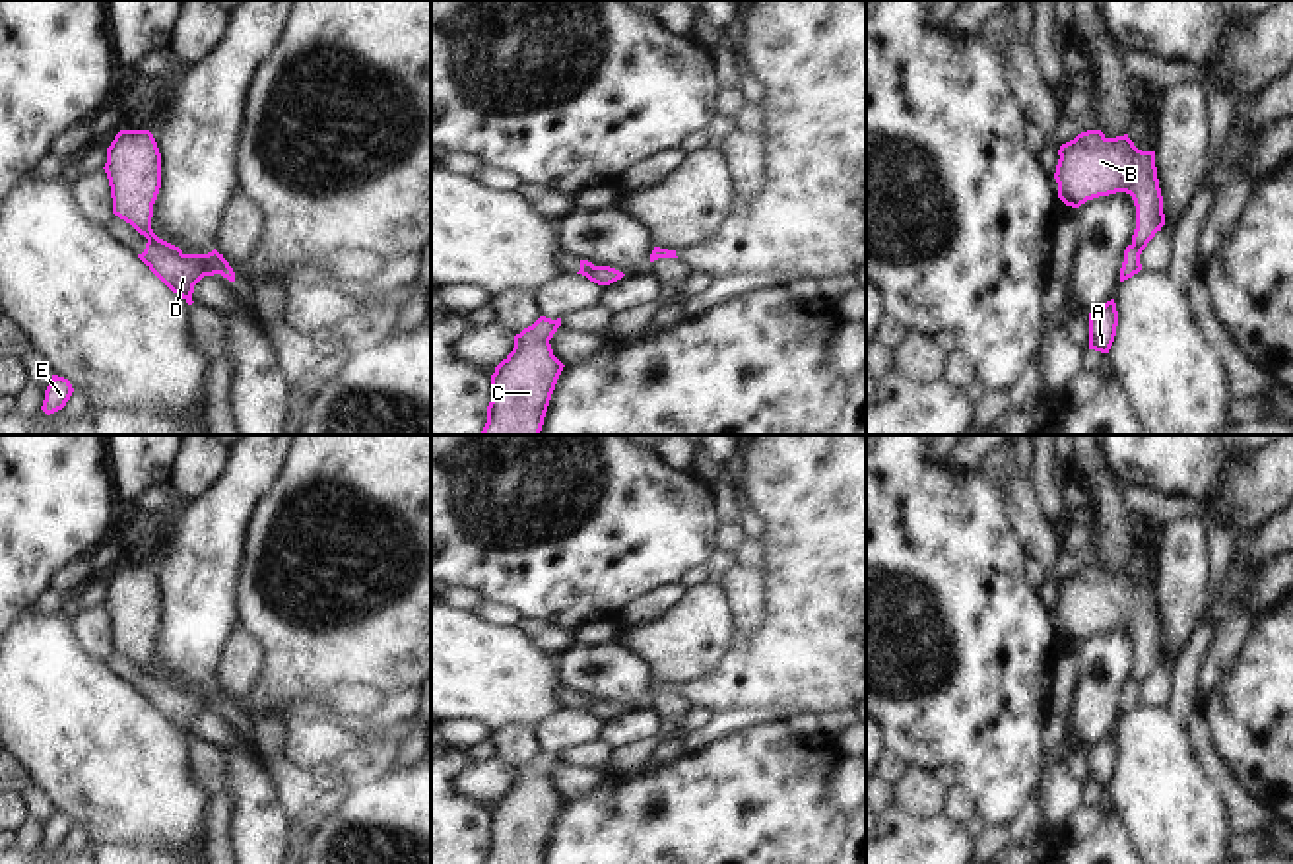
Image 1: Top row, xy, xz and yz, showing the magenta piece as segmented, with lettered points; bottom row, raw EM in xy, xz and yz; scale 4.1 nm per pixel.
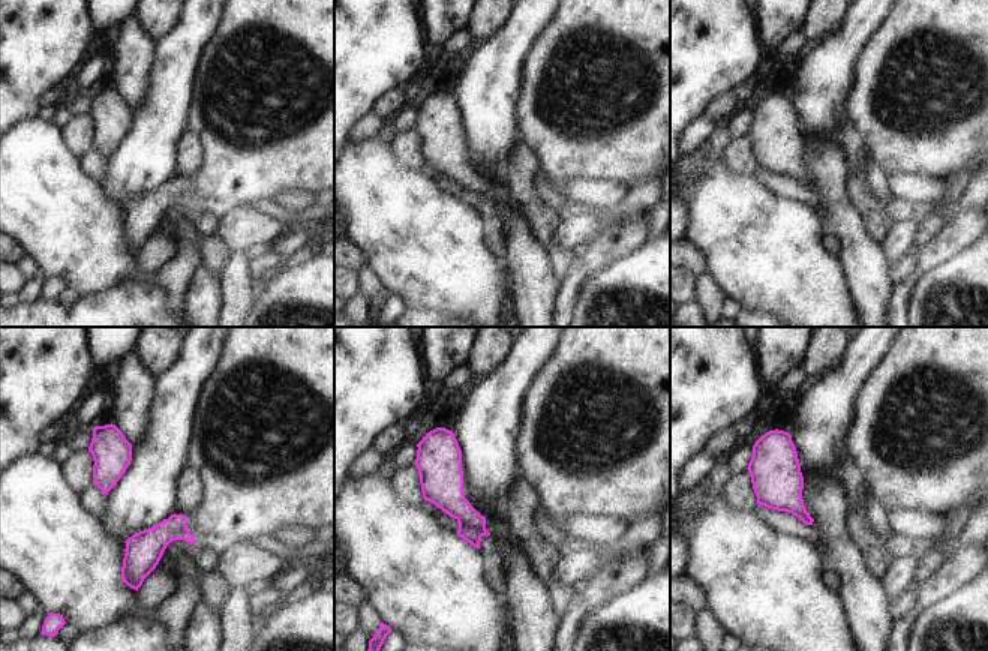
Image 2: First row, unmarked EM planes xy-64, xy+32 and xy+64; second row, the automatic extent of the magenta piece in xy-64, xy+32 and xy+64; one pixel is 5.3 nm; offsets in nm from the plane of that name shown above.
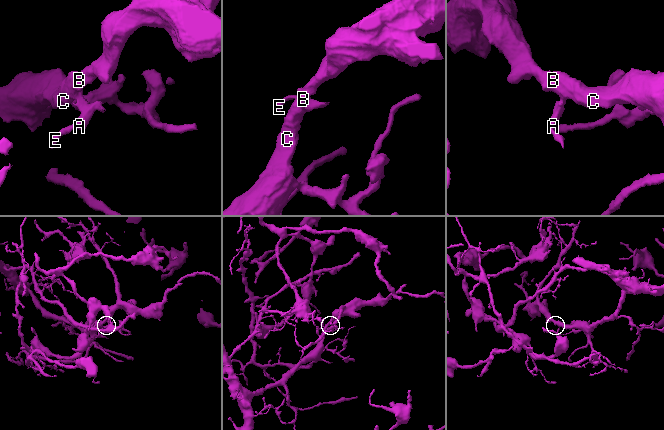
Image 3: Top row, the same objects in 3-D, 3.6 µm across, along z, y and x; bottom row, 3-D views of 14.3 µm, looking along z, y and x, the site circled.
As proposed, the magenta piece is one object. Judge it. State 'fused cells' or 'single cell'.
fused cells

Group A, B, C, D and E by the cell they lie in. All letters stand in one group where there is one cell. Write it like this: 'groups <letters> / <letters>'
groups A D E / B C

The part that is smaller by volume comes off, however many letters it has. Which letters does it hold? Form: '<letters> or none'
A, D, E

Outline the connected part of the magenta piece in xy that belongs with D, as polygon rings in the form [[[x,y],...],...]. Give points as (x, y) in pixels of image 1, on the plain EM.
[[[146,678],[138,693],[179,732],[192,740],[194,720],[204,711],[221,709],[235,716],[235,707],[216,683],[208,689],[175,689],[169,681]]]

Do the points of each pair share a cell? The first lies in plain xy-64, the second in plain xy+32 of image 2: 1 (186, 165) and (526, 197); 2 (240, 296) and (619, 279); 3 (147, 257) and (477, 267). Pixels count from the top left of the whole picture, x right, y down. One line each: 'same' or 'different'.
1: same
2: different
3: different

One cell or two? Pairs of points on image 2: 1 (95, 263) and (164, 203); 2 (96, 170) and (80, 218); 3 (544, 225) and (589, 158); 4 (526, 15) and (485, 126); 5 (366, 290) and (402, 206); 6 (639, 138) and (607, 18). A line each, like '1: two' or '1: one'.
1: two
2: two
3: two
4: one
5: two
6: one

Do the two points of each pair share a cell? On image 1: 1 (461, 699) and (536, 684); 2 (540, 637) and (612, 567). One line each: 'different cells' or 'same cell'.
1: same cell
2: different cells

